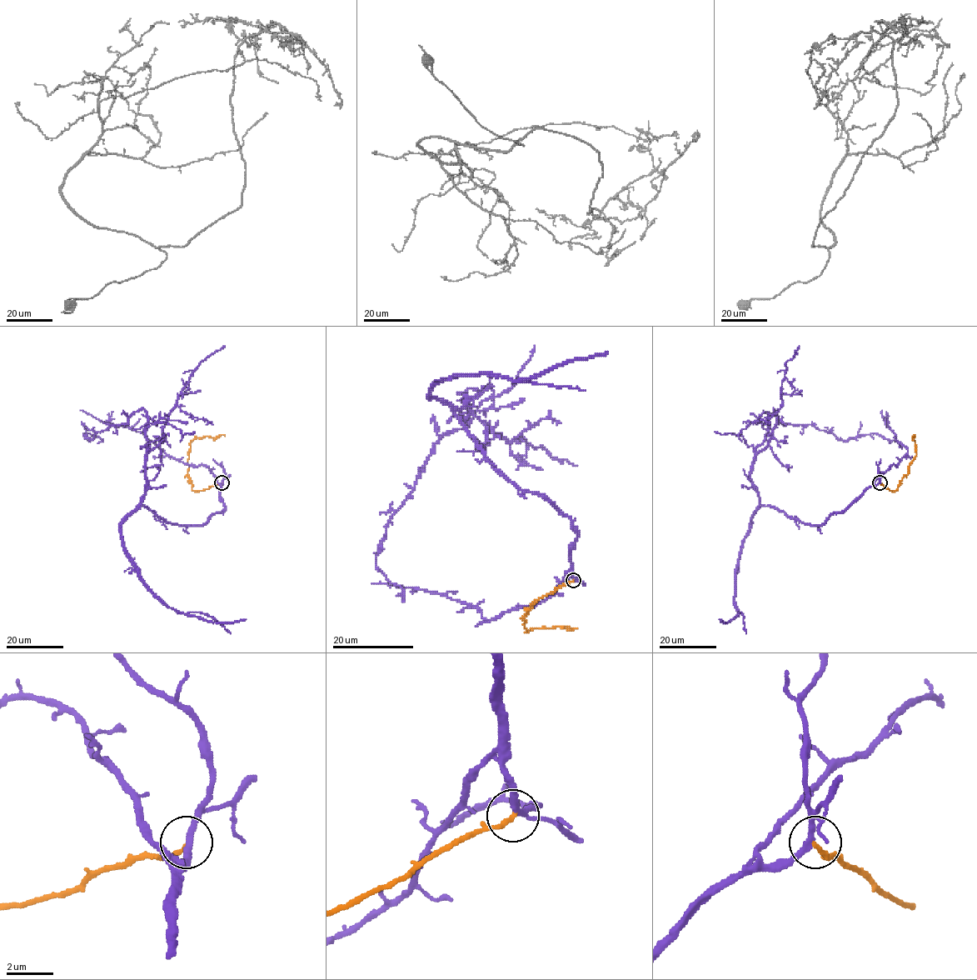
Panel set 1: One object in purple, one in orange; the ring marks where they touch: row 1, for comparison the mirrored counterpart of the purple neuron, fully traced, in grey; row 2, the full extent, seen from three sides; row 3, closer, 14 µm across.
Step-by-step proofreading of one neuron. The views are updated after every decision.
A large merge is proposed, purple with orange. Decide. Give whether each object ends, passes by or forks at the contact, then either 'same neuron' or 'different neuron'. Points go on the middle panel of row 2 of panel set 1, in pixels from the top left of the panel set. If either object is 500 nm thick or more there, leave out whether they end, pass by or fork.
purple passes by; orange ends; same neuron

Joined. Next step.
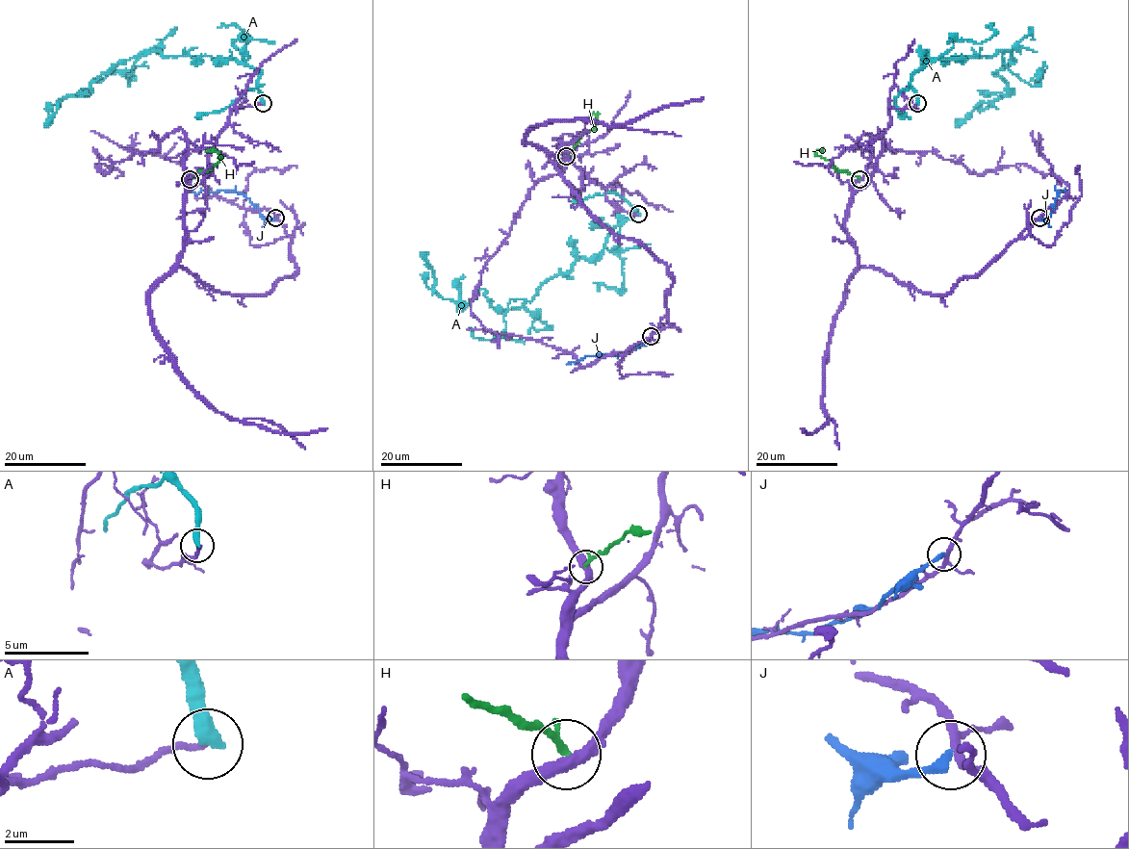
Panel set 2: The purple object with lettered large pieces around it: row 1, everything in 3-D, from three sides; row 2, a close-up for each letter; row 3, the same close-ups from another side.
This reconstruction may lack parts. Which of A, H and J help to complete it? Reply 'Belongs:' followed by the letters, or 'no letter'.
Belongs: no letter

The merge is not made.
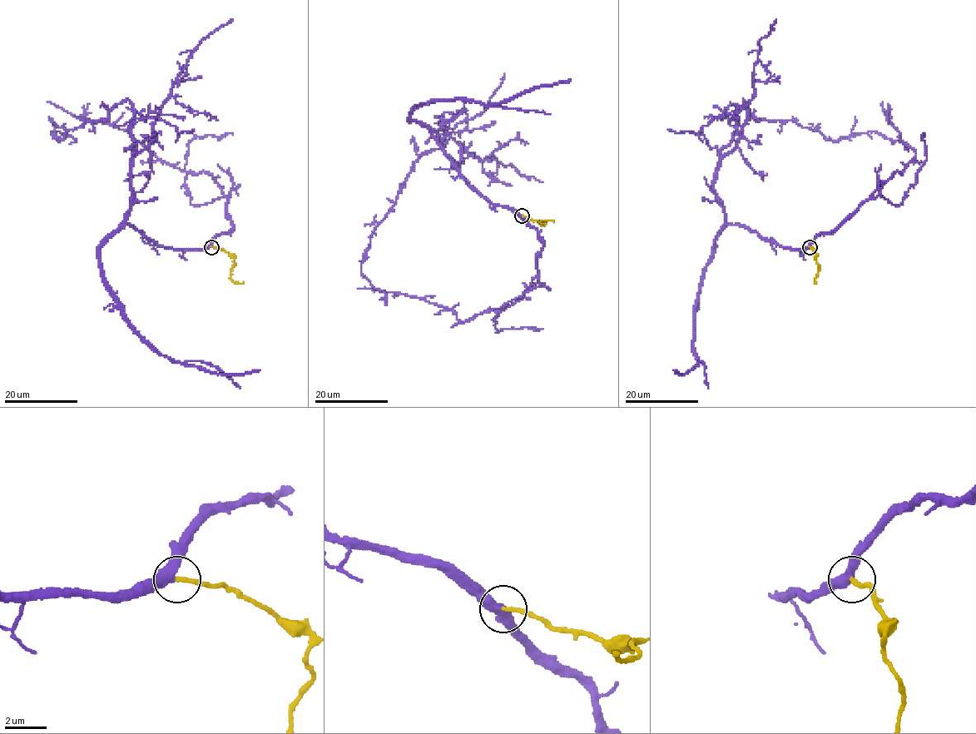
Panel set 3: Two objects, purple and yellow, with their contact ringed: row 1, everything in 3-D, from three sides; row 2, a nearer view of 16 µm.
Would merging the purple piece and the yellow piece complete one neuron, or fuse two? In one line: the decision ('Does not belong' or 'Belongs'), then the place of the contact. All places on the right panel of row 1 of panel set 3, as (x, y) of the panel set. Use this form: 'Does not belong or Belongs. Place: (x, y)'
Belongs. Place: (810, 247)

